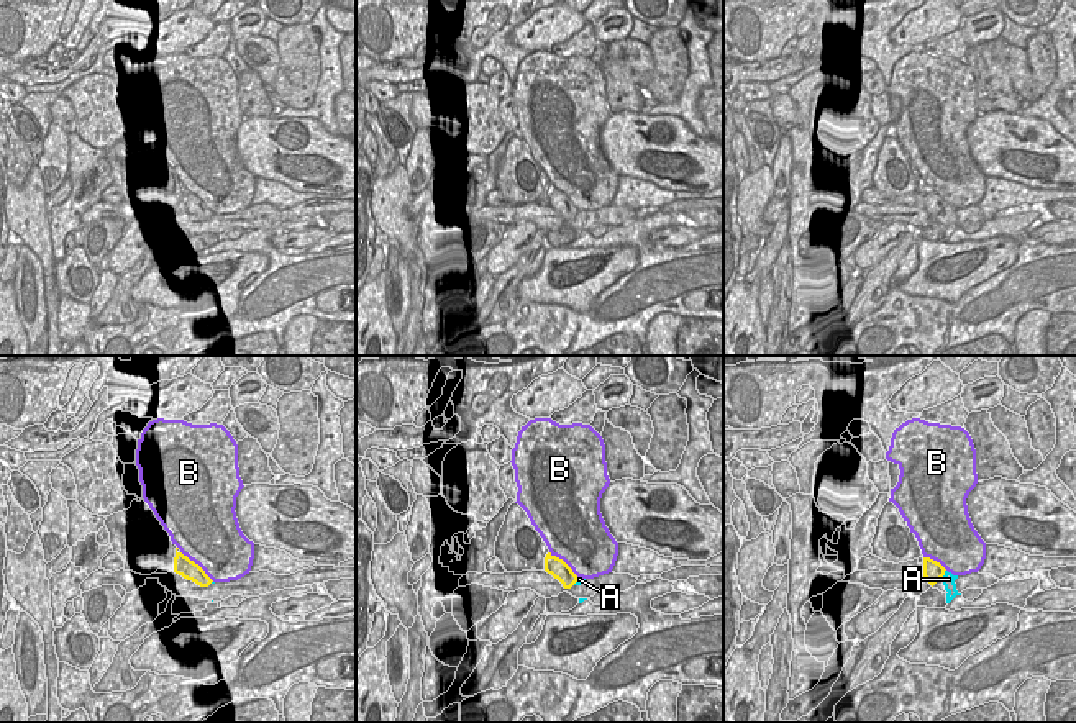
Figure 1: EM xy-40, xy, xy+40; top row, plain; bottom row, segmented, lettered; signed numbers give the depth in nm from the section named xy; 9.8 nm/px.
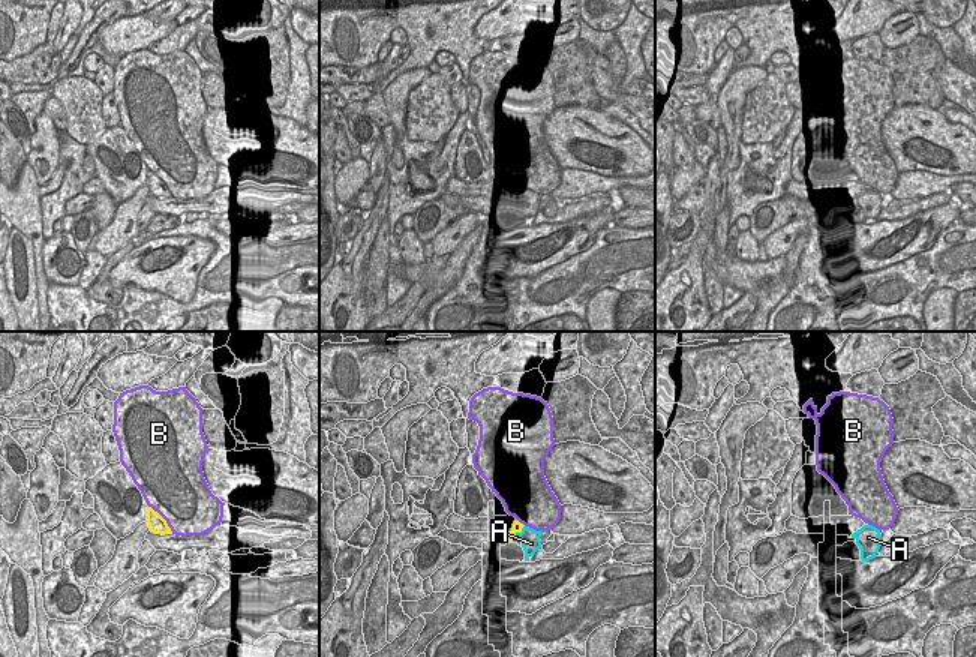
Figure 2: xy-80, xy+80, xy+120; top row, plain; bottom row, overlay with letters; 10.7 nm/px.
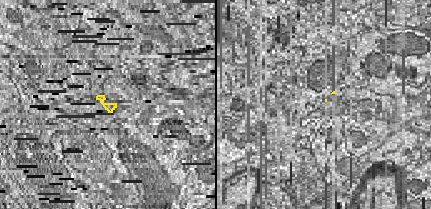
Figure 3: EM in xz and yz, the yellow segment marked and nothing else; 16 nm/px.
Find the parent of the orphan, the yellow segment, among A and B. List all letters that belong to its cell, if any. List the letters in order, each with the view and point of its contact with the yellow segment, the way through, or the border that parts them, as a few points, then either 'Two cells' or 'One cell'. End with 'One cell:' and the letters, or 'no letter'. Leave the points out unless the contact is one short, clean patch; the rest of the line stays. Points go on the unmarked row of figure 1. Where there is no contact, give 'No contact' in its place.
A: Touches yellow at xy+40 (942, 209). One cell
B: Touches yellow at xy-40 (197, 197). Two cells
One cell: A.

